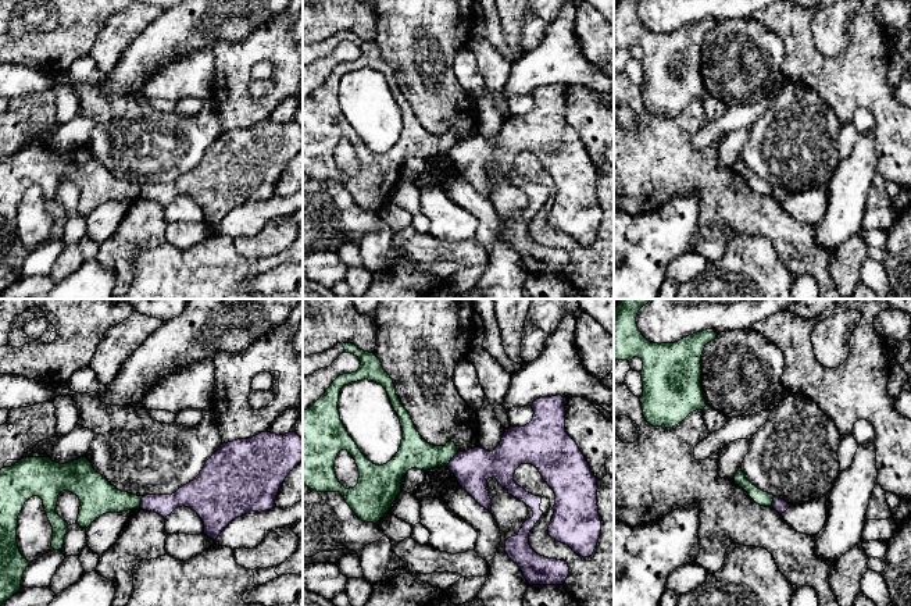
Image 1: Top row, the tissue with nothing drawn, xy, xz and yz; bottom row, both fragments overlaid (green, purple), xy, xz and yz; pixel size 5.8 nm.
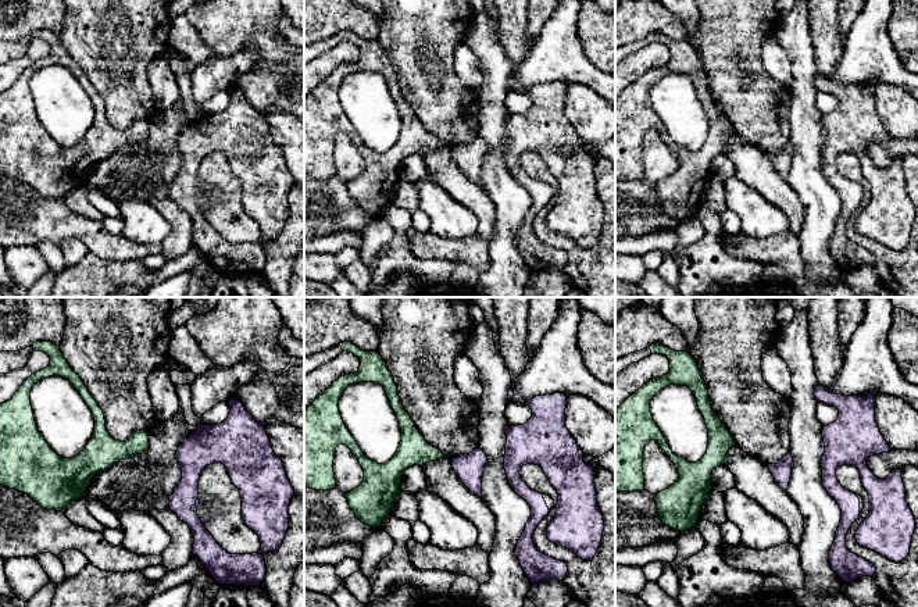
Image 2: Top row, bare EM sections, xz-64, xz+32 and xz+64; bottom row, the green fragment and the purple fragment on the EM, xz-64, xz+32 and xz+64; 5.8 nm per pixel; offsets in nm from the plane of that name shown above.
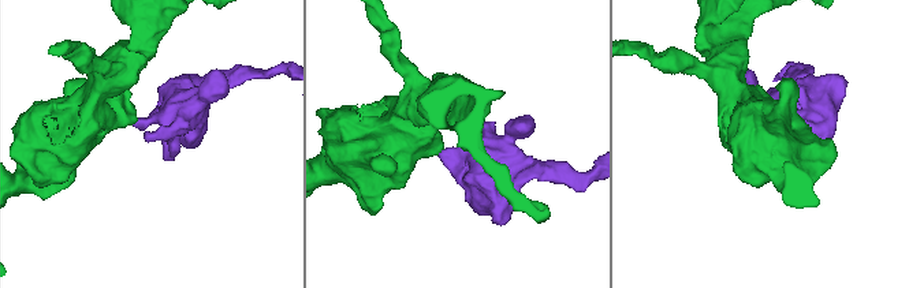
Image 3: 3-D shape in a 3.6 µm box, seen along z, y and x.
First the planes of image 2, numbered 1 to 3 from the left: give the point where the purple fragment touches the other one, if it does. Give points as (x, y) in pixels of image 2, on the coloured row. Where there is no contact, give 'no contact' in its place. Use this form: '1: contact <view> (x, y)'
1: no contact
2: no contact
3: no contact

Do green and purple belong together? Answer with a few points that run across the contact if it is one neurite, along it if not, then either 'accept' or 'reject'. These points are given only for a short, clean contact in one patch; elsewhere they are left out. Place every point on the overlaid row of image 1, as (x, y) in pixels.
xz (458, 452), (446, 464) | reject

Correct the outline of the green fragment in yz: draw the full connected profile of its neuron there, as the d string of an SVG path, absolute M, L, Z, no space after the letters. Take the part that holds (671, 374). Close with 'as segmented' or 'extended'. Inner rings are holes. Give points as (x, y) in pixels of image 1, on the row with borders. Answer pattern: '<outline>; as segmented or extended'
M619 299L615 309L614 359L629 361L639 357L643 361L643 416L653 427L672 428L707 406L700 384L701 354L718 334L705 329L675 343L651 343L636 324L639 310L649 302Z; as segmented

